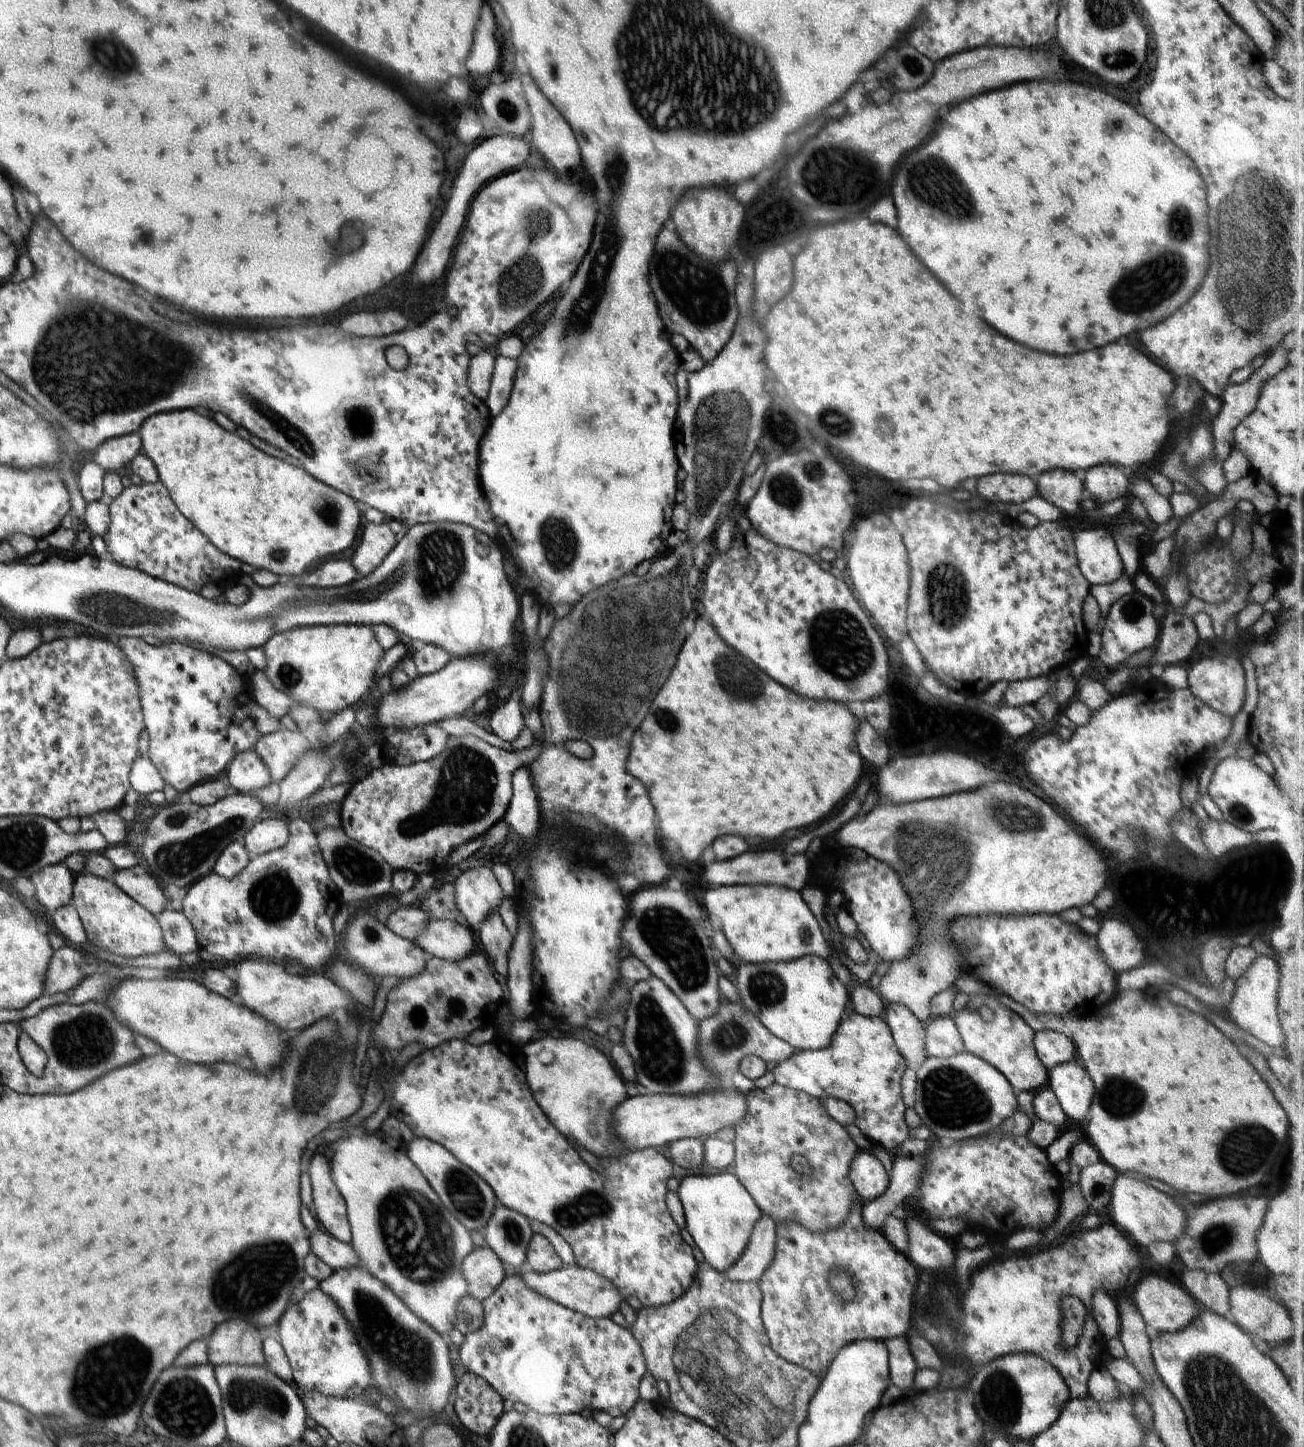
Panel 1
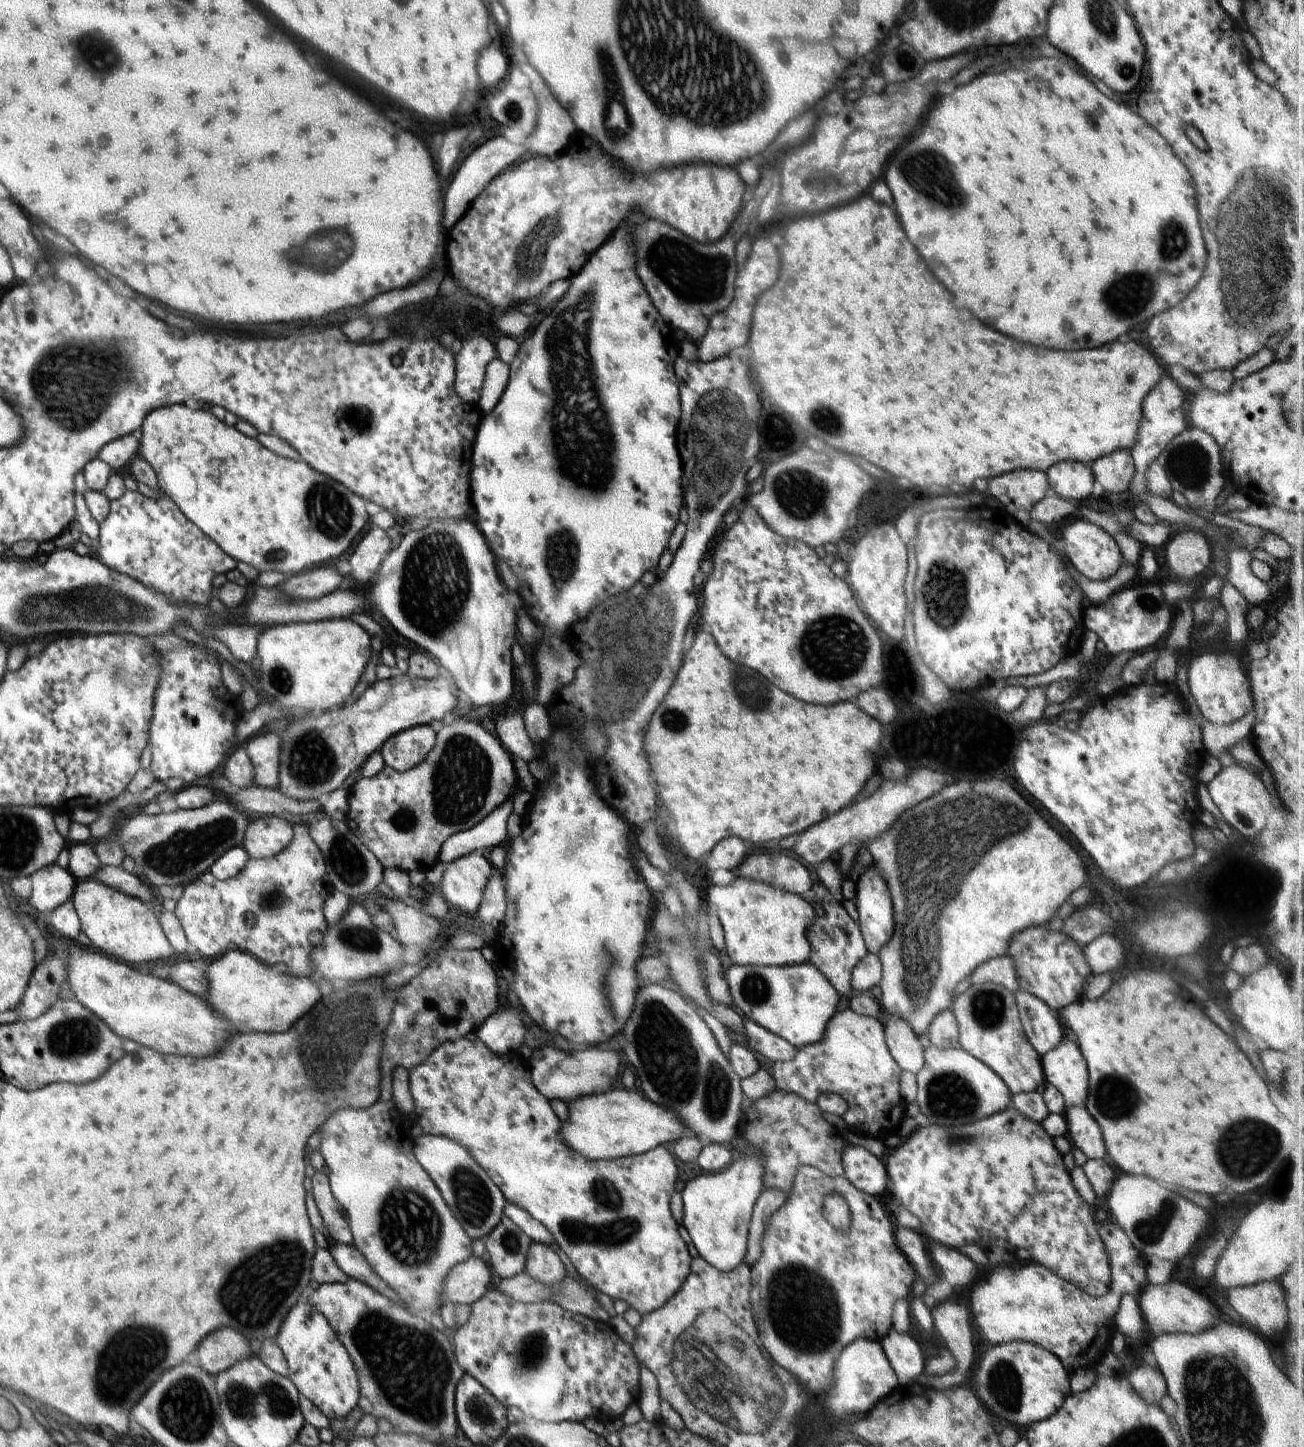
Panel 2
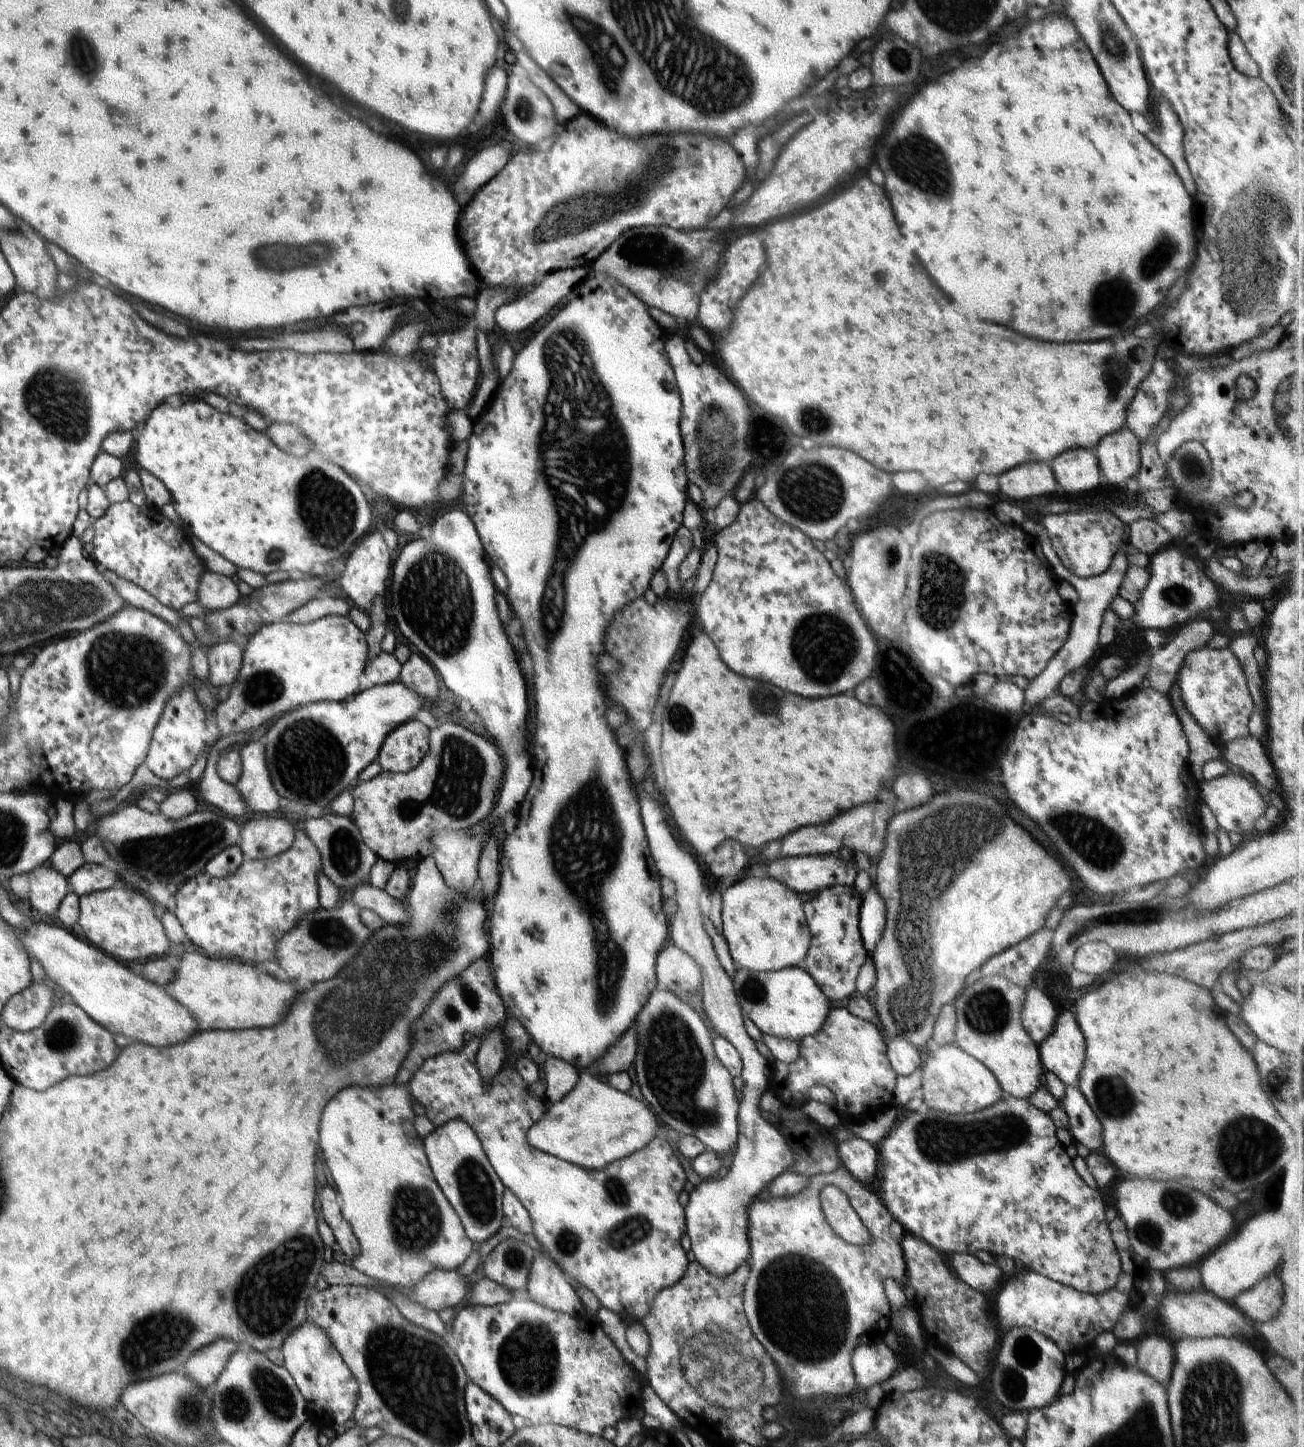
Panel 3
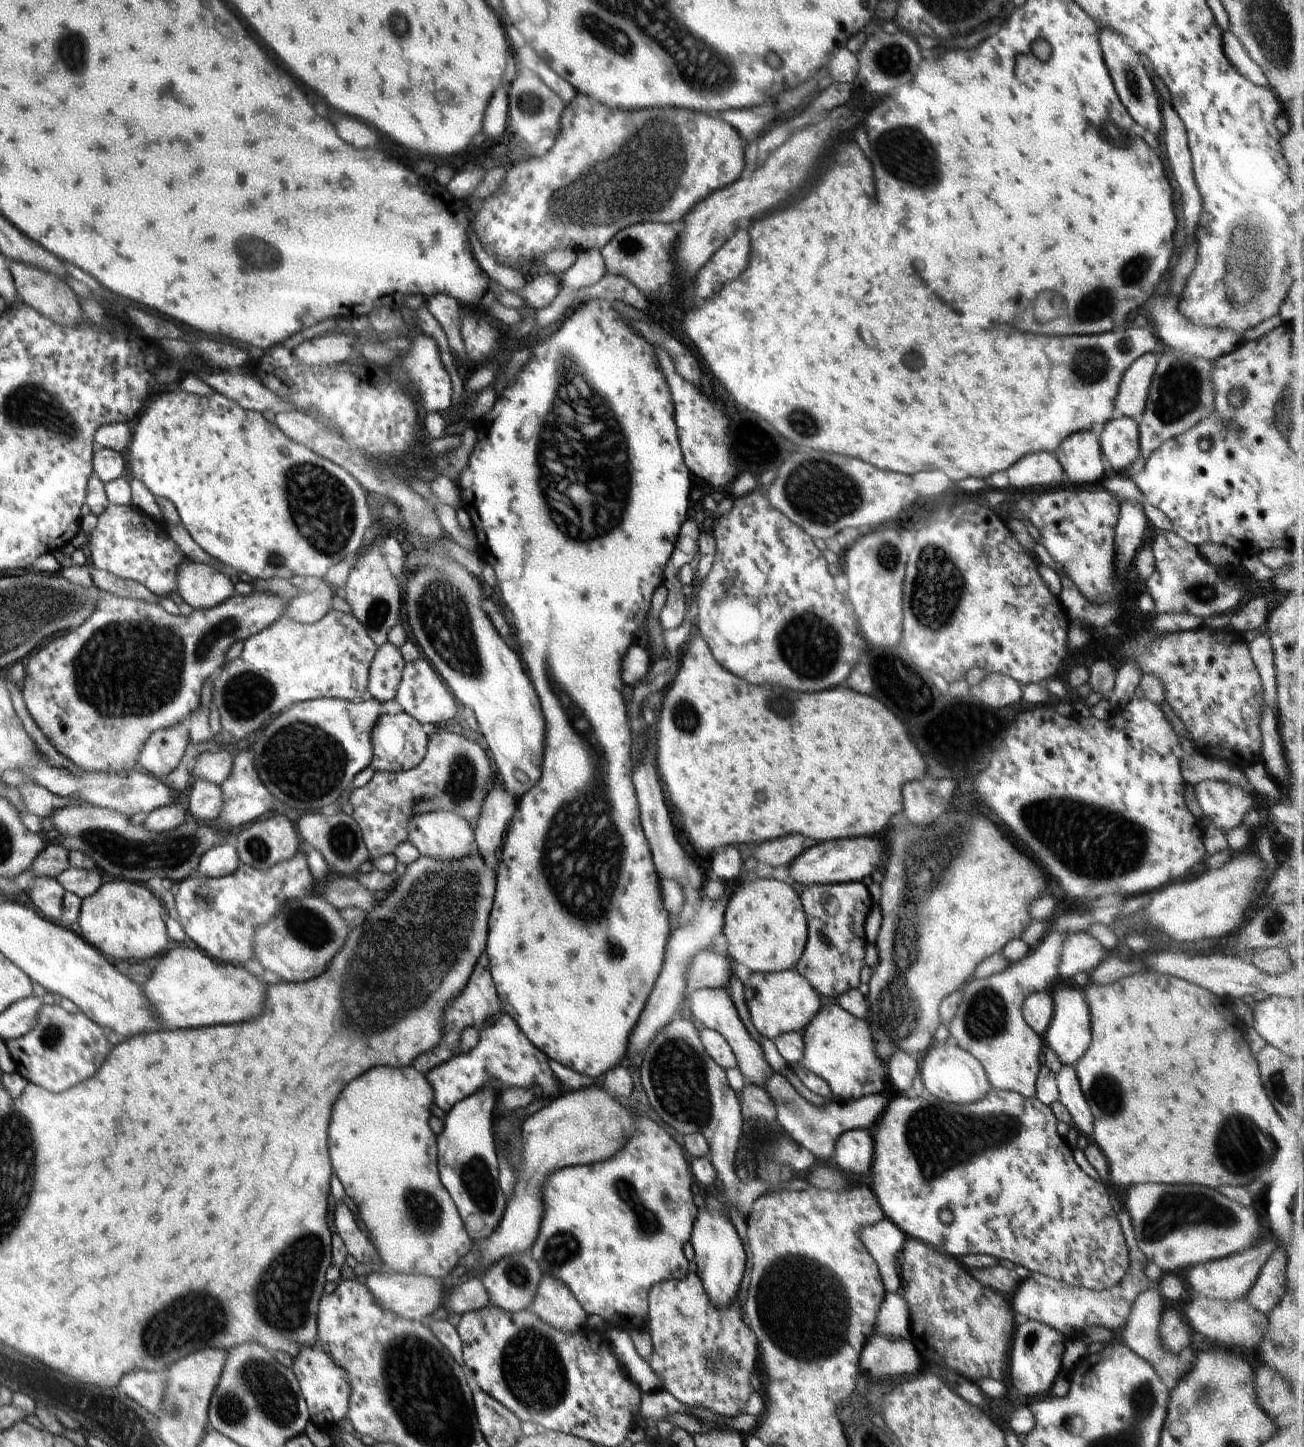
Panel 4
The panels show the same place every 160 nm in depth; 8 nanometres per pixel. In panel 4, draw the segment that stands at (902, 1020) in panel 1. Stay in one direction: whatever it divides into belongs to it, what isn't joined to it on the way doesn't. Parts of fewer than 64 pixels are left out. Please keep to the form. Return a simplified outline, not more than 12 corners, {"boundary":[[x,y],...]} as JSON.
{"boundary":[[903,1050],[887,1058],[888,1080],[898,1095],[916,1098],[915,1056]]}

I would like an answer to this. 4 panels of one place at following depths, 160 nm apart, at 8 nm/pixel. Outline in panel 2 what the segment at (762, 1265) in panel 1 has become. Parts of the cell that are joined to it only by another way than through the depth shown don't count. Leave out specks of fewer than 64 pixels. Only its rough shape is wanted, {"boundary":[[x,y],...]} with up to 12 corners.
{"boundary":[[778,1189],[762,1190],[749,1224],[742,1263],[750,1268],[761,1257],[770,1217],[787,1201]]}

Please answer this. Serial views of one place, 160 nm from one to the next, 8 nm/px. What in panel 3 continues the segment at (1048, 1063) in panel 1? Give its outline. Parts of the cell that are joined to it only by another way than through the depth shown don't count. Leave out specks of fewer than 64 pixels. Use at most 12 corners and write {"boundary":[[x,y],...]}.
{"boundary":[[1026,988],[1021,1023],[1037,1045],[1059,1010],[1046,991]]}

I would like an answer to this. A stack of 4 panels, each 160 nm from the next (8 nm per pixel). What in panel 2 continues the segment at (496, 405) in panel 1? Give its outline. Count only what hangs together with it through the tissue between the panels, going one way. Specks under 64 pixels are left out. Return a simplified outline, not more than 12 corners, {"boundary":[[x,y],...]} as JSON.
{"boundary":[[498,358],[488,363],[481,413],[489,415],[509,381],[509,365]]}

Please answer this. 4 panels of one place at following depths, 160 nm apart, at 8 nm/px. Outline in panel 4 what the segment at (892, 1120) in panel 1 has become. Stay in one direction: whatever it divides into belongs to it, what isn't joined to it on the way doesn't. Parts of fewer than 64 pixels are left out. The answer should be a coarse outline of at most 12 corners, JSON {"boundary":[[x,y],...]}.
{"boundary":[[823,1006],[802,1031],[799,1066],[836,1100],[889,1082],[869,1024]]}

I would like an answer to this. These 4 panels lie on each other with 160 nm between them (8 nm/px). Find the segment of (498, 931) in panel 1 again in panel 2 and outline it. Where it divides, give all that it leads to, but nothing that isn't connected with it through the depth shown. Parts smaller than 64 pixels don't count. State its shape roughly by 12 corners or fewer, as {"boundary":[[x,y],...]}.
{"boundary":[[498,870],[475,915],[494,930],[505,919],[507,896]]}

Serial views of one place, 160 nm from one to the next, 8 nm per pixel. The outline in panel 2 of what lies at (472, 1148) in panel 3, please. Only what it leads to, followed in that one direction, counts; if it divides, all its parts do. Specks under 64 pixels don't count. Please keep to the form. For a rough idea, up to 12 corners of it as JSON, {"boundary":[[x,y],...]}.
{"boundary":[[412,1137],[413,1153],[474,1240],[507,1200],[446,1137]]}

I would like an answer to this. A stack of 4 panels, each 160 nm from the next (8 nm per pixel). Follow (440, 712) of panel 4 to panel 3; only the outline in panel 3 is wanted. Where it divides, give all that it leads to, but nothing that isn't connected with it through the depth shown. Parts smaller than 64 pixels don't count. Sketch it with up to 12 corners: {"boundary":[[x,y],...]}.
{"boundary":[[412,653],[399,681],[427,700],[438,698],[435,668]]}

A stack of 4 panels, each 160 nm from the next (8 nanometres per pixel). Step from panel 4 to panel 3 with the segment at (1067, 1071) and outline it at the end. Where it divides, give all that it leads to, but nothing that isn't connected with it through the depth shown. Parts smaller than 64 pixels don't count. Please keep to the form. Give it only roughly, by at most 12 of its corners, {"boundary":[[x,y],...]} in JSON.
{"boundary":[[1045,1071],[1046,1088],[1061,1103],[1076,1144],[1103,1148],[1100,1119],[1078,1087]]}

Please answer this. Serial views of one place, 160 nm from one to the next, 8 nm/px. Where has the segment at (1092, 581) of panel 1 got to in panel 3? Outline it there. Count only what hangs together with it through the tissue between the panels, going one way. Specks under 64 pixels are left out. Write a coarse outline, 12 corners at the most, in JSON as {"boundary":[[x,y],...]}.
{"boundary":[[1076,506],[1042,520],[1054,552],[1098,577],[1125,540],[1116,514]]}

